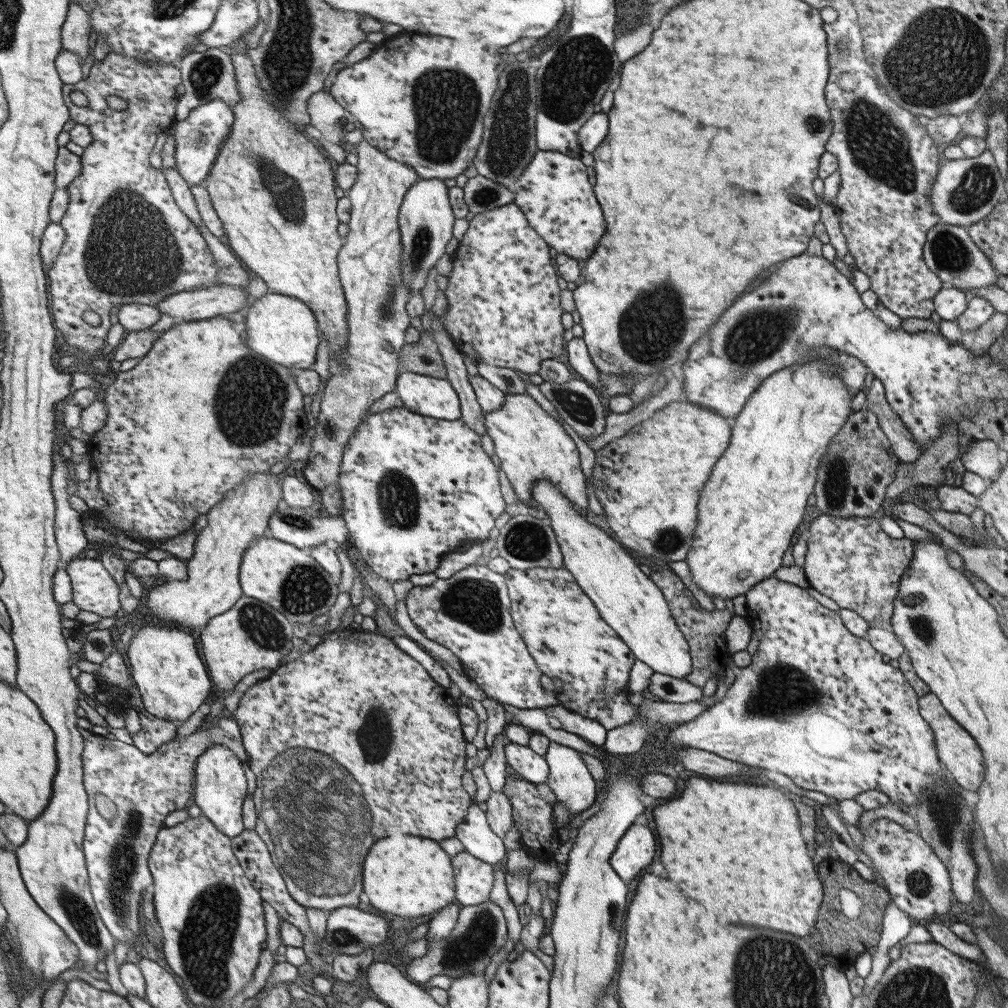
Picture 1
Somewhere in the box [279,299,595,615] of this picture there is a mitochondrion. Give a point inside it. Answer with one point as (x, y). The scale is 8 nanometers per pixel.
(397, 495)

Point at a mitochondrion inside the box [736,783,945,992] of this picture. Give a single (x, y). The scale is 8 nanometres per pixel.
(919, 883)

